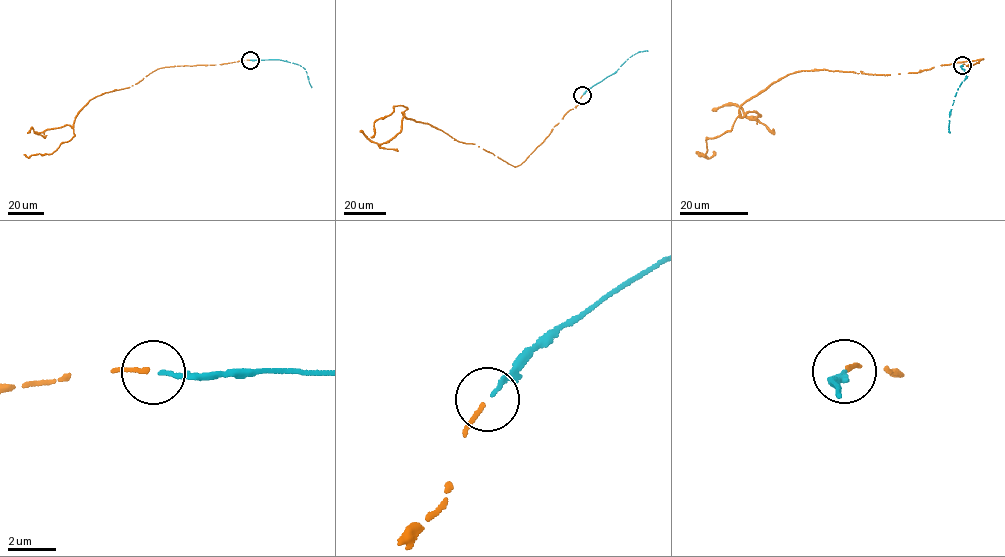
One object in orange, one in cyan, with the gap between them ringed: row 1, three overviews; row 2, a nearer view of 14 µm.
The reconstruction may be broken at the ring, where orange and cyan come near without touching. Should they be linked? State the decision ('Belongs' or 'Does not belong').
Belongs

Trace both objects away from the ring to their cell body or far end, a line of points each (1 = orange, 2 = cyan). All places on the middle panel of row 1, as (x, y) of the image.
1: (582, 95), (514, 167), (474, 144), (407, 119), (401, 105), (376, 119), (371, 138)
2: (583, 94), (614, 73), (632, 55), (647, 51)

